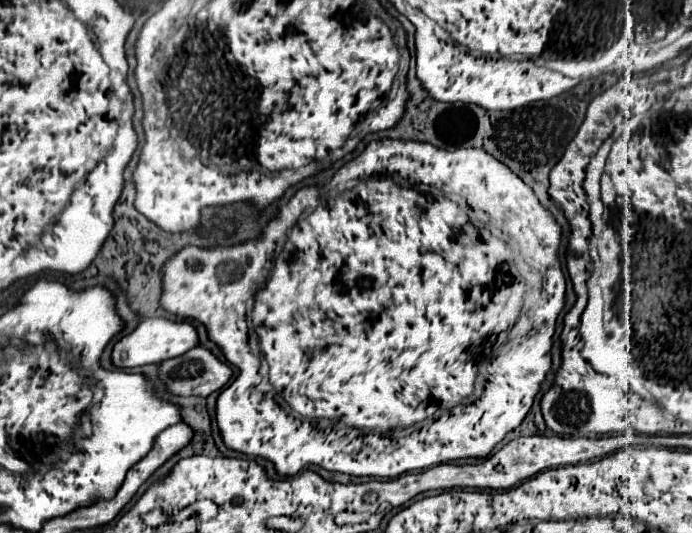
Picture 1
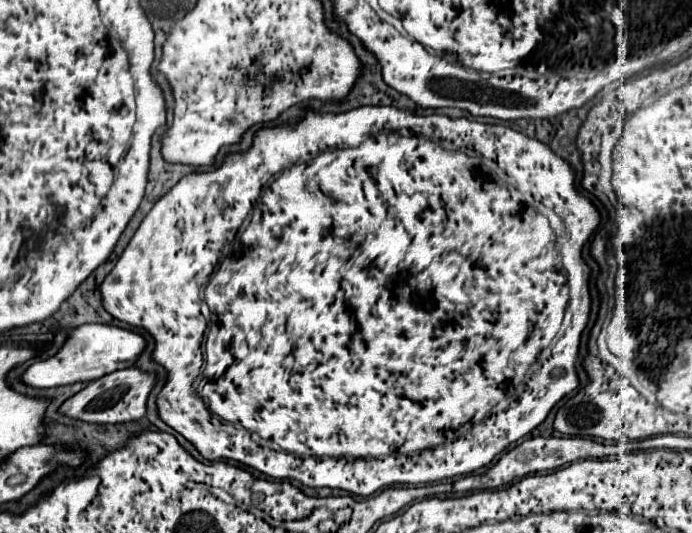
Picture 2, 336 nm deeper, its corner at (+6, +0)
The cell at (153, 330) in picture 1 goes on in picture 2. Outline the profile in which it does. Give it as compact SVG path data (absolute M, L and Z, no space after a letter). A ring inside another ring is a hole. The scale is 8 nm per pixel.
M79 325L67 333L67 341L53 357L47 357L29 365L25 373L21 375L21 381L37 389L89 383L117 369L131 367L137 361L143 347L145 347L145 339L139 333L133 333L115 325Z

